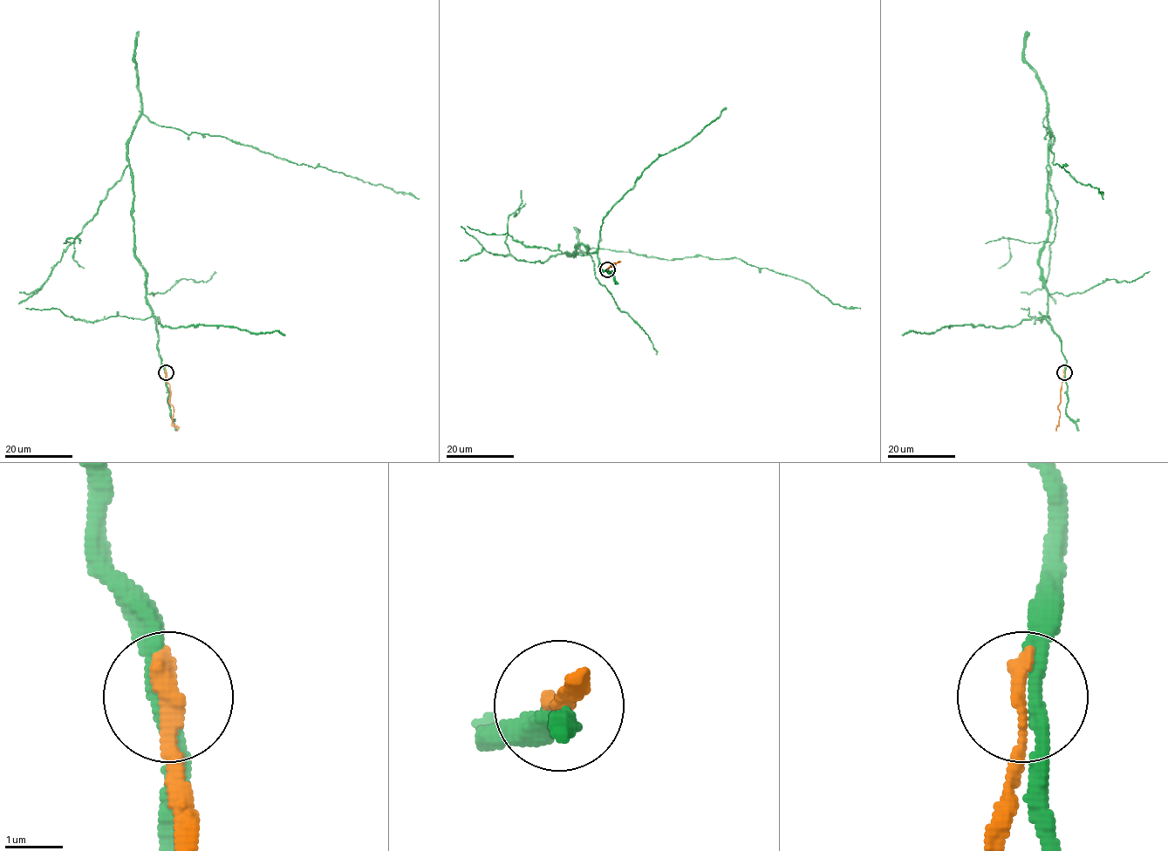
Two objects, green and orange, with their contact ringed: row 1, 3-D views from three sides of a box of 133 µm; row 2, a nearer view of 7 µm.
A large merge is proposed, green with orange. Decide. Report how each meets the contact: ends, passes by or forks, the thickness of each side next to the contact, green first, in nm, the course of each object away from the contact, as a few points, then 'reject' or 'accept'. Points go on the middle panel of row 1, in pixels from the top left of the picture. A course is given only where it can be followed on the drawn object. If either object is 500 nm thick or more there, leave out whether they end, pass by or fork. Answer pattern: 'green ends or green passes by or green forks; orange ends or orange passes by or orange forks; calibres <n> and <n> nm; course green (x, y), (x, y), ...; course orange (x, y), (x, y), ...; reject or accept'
green passes by; orange ends; calibres 280 and 340 nm; course green (607, 269), (584, 245), (569, 253), (735, 257), (860, 309); course orange (607, 269), (618, 261); reject

